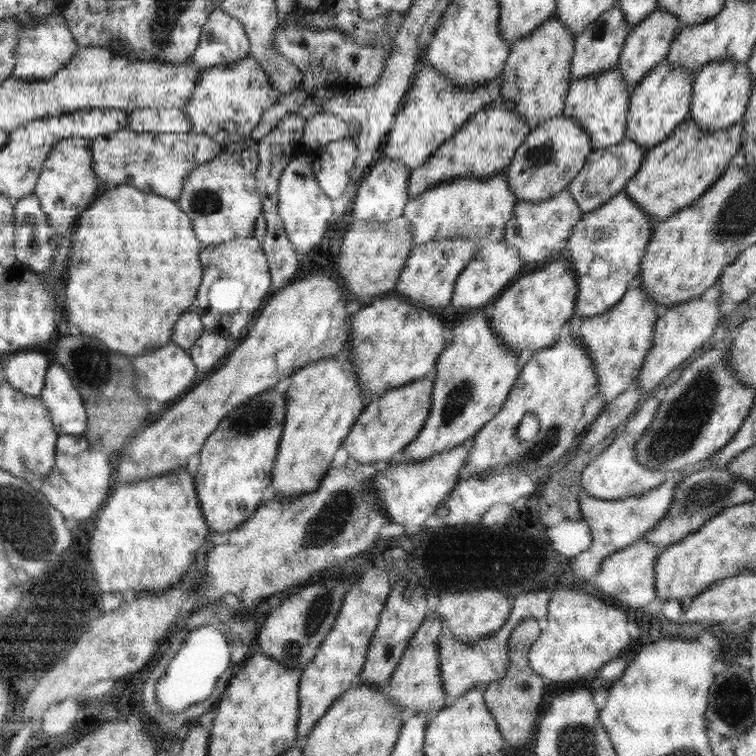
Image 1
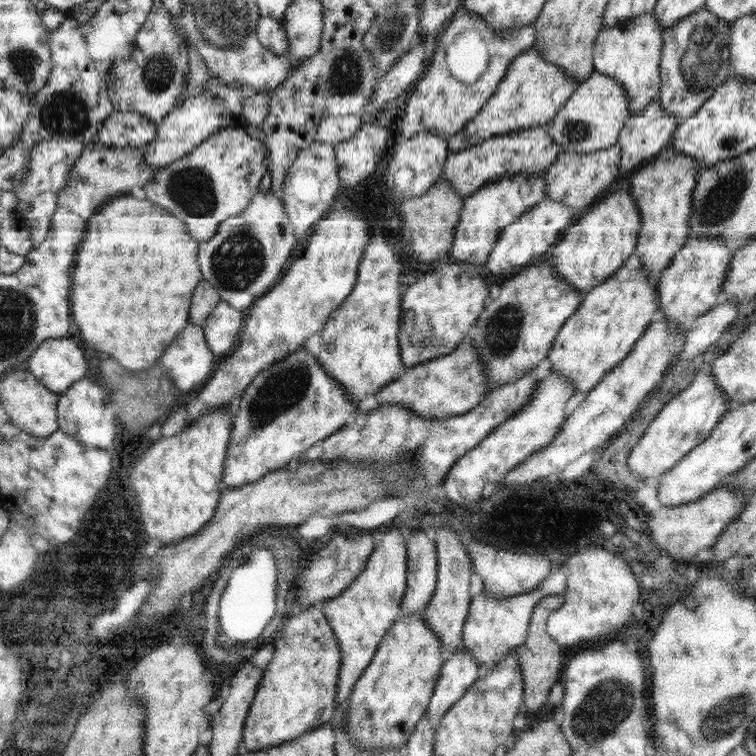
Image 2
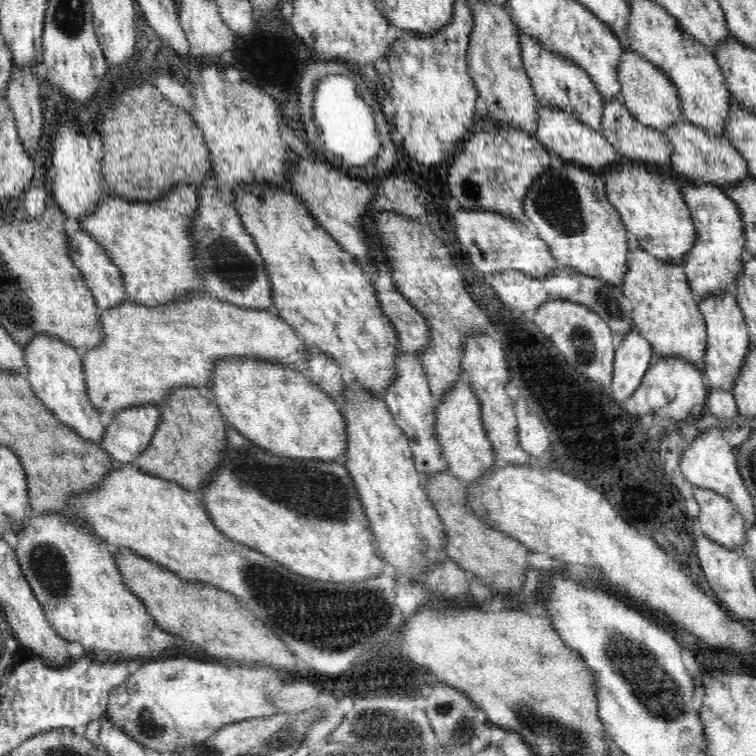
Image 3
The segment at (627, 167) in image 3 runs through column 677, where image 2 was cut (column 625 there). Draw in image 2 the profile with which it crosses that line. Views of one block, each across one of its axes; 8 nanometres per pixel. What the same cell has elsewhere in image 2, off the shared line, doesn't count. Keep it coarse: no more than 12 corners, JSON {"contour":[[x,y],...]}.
{"contour":[[630,187],[596,202],[546,257],[588,292],[634,258]]}

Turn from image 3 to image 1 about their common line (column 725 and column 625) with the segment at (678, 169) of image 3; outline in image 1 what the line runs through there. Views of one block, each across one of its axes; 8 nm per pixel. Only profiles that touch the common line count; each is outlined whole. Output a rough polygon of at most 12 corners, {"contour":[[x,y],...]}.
{"contour":[[625,137],[593,150],[567,186],[598,209],[640,169],[647,150]]}

